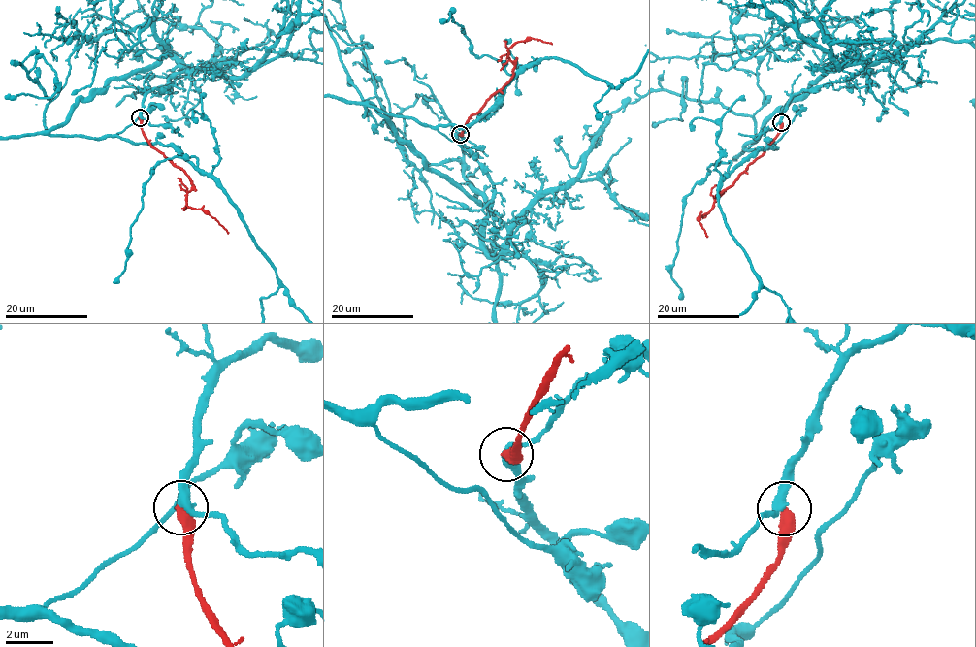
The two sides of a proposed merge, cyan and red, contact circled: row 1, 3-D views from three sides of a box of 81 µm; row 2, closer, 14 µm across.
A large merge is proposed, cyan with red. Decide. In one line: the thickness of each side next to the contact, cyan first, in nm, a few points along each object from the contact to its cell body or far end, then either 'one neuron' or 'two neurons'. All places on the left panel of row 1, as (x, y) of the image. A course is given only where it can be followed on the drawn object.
320 nm thick on the cyan side, 440 nm on the other; red runs (140, 117), (146, 139), (191, 179), (193, 187), (187, 193), (186, 206), (203, 209), (228, 233); one neuron

